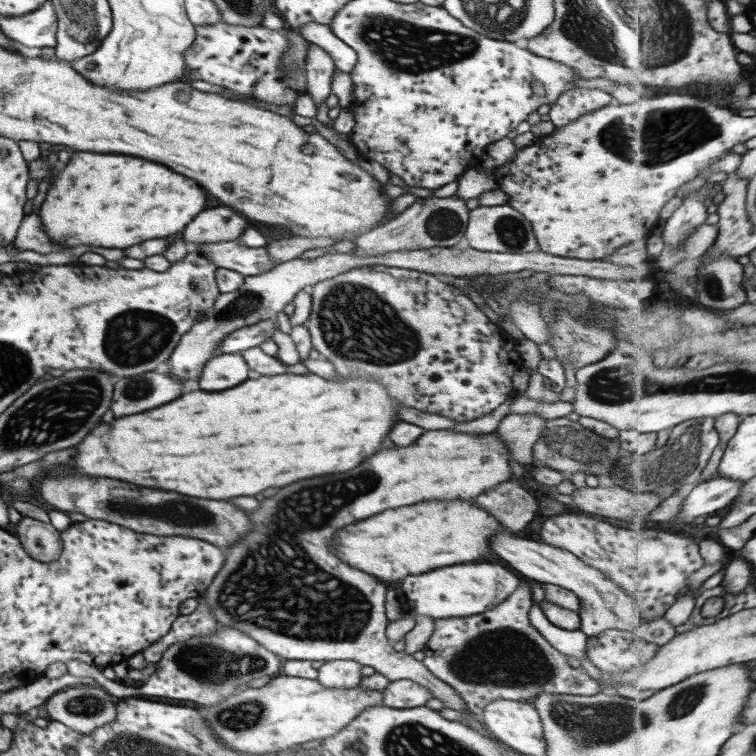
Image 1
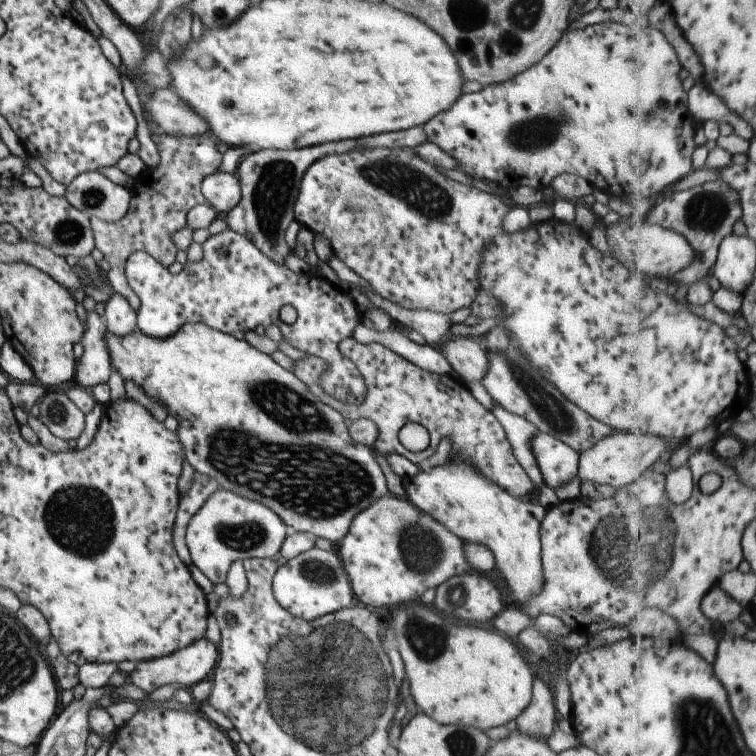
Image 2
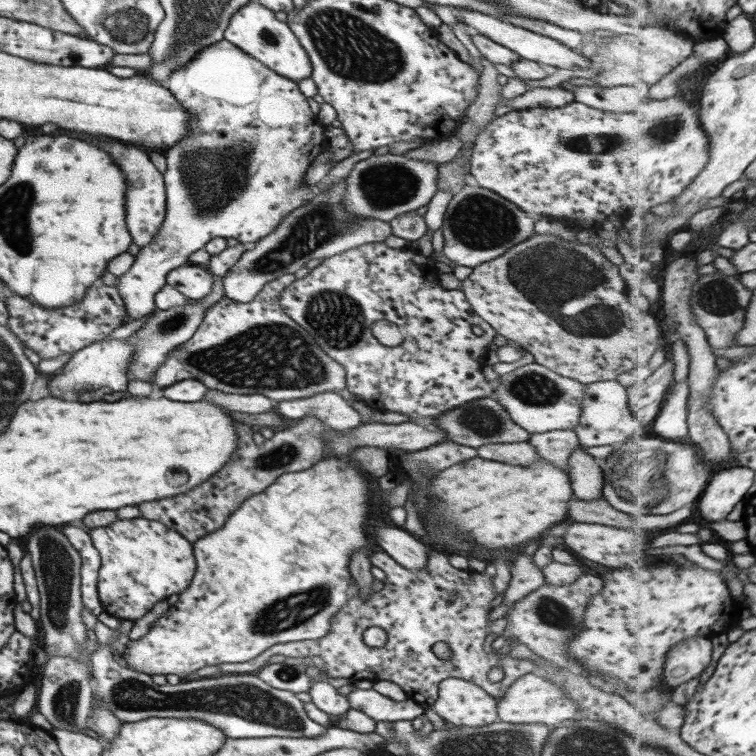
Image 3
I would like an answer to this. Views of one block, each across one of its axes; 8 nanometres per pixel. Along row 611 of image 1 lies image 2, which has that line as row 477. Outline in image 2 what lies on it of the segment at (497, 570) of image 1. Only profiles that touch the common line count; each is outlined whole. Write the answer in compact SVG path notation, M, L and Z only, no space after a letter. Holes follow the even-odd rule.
M452 453L442 466L431 466L411 478L405 485L408 501L419 510L432 516L443 526L454 530L468 542L478 542L490 548L496 560L496 568L506 579L517 606L541 591L540 526L546 509L540 504L518 499L491 482L460 453Z

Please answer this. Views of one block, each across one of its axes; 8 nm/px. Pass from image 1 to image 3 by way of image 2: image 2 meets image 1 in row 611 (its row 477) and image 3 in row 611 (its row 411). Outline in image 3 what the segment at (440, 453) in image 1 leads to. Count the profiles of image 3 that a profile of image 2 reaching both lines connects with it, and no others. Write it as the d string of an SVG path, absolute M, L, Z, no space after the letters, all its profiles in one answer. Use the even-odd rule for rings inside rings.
M326 454L312 465L308 470L300 472L286 472L282 474L273 484L270 484L266 490L258 495L252 496L225 520L220 530L208 533L207 536L200 538L197 542L191 544L193 547L194 558L196 560L196 573L192 577L192 583L186 587L186 590L179 594L178 601L171 606L161 618L158 618L152 629L140 639L130 639L128 645L121 646L124 650L124 660L122 664L134 672L144 672L148 676L154 674L176 674L182 680L190 679L193 673L204 666L214 666L224 663L248 662L255 656L262 654L267 648L284 643L296 643L301 640L321 639L332 628L332 616L340 611L342 605L348 601L348 592L350 590L350 555L353 552L368 552L367 546L370 546L370 540L365 538L367 534L365 526L370 517L370 480L356 464L353 464L350 457L336 458L336 456L327 456Z

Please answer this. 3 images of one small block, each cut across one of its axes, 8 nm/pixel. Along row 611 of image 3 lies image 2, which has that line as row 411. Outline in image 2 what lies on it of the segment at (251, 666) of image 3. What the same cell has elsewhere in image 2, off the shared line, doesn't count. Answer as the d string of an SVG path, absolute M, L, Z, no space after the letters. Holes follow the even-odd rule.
M347 337L338 346L338 349L339 349L339 354L342 355L344 359L351 361L355 365L355 368L360 372L360 375L364 380L365 397L363 398L363 401L361 403L347 404L346 402L333 398L331 395L328 395L327 393L324 394L325 391L322 389L323 387L320 386L319 378L322 372L326 372L326 370L328 369L328 362L321 360L319 357L313 357L312 355L309 355L308 358L306 358L305 360L294 361L296 362L296 370L294 374L301 382L304 382L304 384L308 385L311 390L313 390L314 392L317 391L317 393L322 397L322 401L326 405L329 405L331 408L338 410L342 414L342 417L344 417L345 419L349 419L350 421L362 418L372 420L372 422L376 424L376 427L378 428L379 431L378 439L376 440L376 443L373 445L372 448L374 452L377 451L380 452L382 455L386 456L392 454L398 454L399 456L406 458L409 462L412 462L414 465L417 465L420 468L420 470L422 470L428 467L427 459L429 459L431 456L434 455L440 440L445 436L450 436L450 438L452 438L452 452L450 453L450 457L452 453L460 453L469 463L472 463L480 473L485 475L491 482L494 482L495 484L502 486L502 488L506 489L511 496L517 497L518 499L522 499L527 496L526 494L528 494L528 492L536 488L535 485L532 483L532 480L530 480L530 478L528 477L528 474L525 472L525 469L518 463L518 460L516 460L516 458L514 457L511 443L507 440L504 428L502 428L500 422L493 416L493 413L490 410L486 410L486 408L484 408L484 406L482 406L482 404L480 404L478 400L474 399L474 396L471 394L466 384L463 383L458 377L453 377L450 375L432 374L426 370L422 370L417 365L414 365L412 364L412 362L409 362L405 357L399 356L396 352L393 352L390 348L379 343L371 343L368 345L364 345L364 344L359 344L353 337ZM410 422L424 426L424 428L426 428L426 431L429 433L430 444L428 444L428 448L426 448L424 452L418 452L418 454L412 453L411 451L406 450L406 448L404 448L404 446L402 446L402 444L399 442L400 430Z

